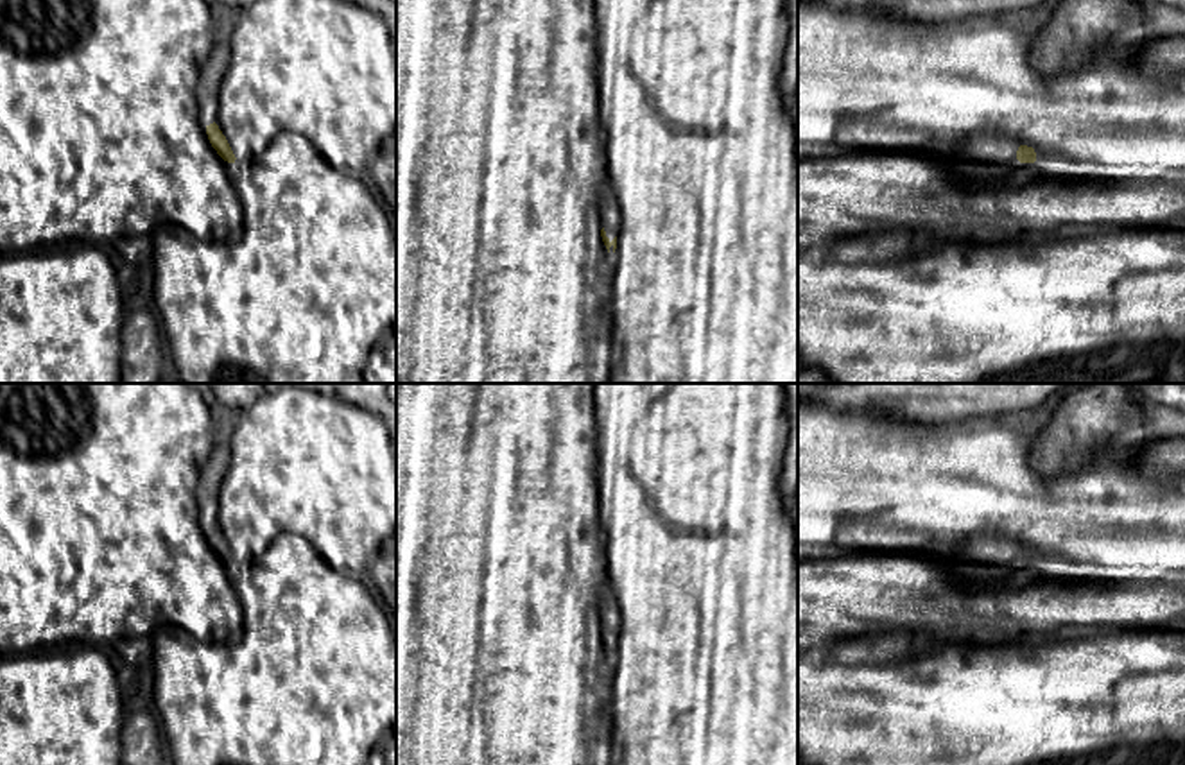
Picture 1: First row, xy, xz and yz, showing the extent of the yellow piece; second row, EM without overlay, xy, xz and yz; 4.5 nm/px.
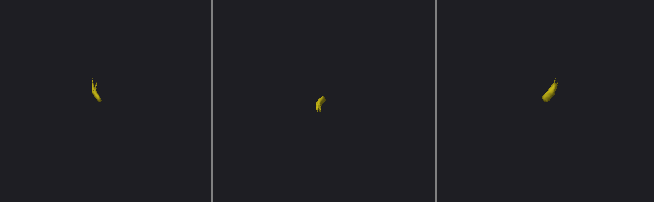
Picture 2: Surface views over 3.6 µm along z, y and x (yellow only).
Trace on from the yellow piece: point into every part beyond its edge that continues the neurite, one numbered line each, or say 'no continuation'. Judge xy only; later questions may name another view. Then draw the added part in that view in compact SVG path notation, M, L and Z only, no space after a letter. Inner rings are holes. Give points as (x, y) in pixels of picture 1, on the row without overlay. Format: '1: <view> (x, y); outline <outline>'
1: xy (212, 472); outline M215 446L212 455L199 469L199 489L197 502L201 509L201 523L210 527L215 523L217 498L221 491L222 478L229 468L231 451L229 446Z

